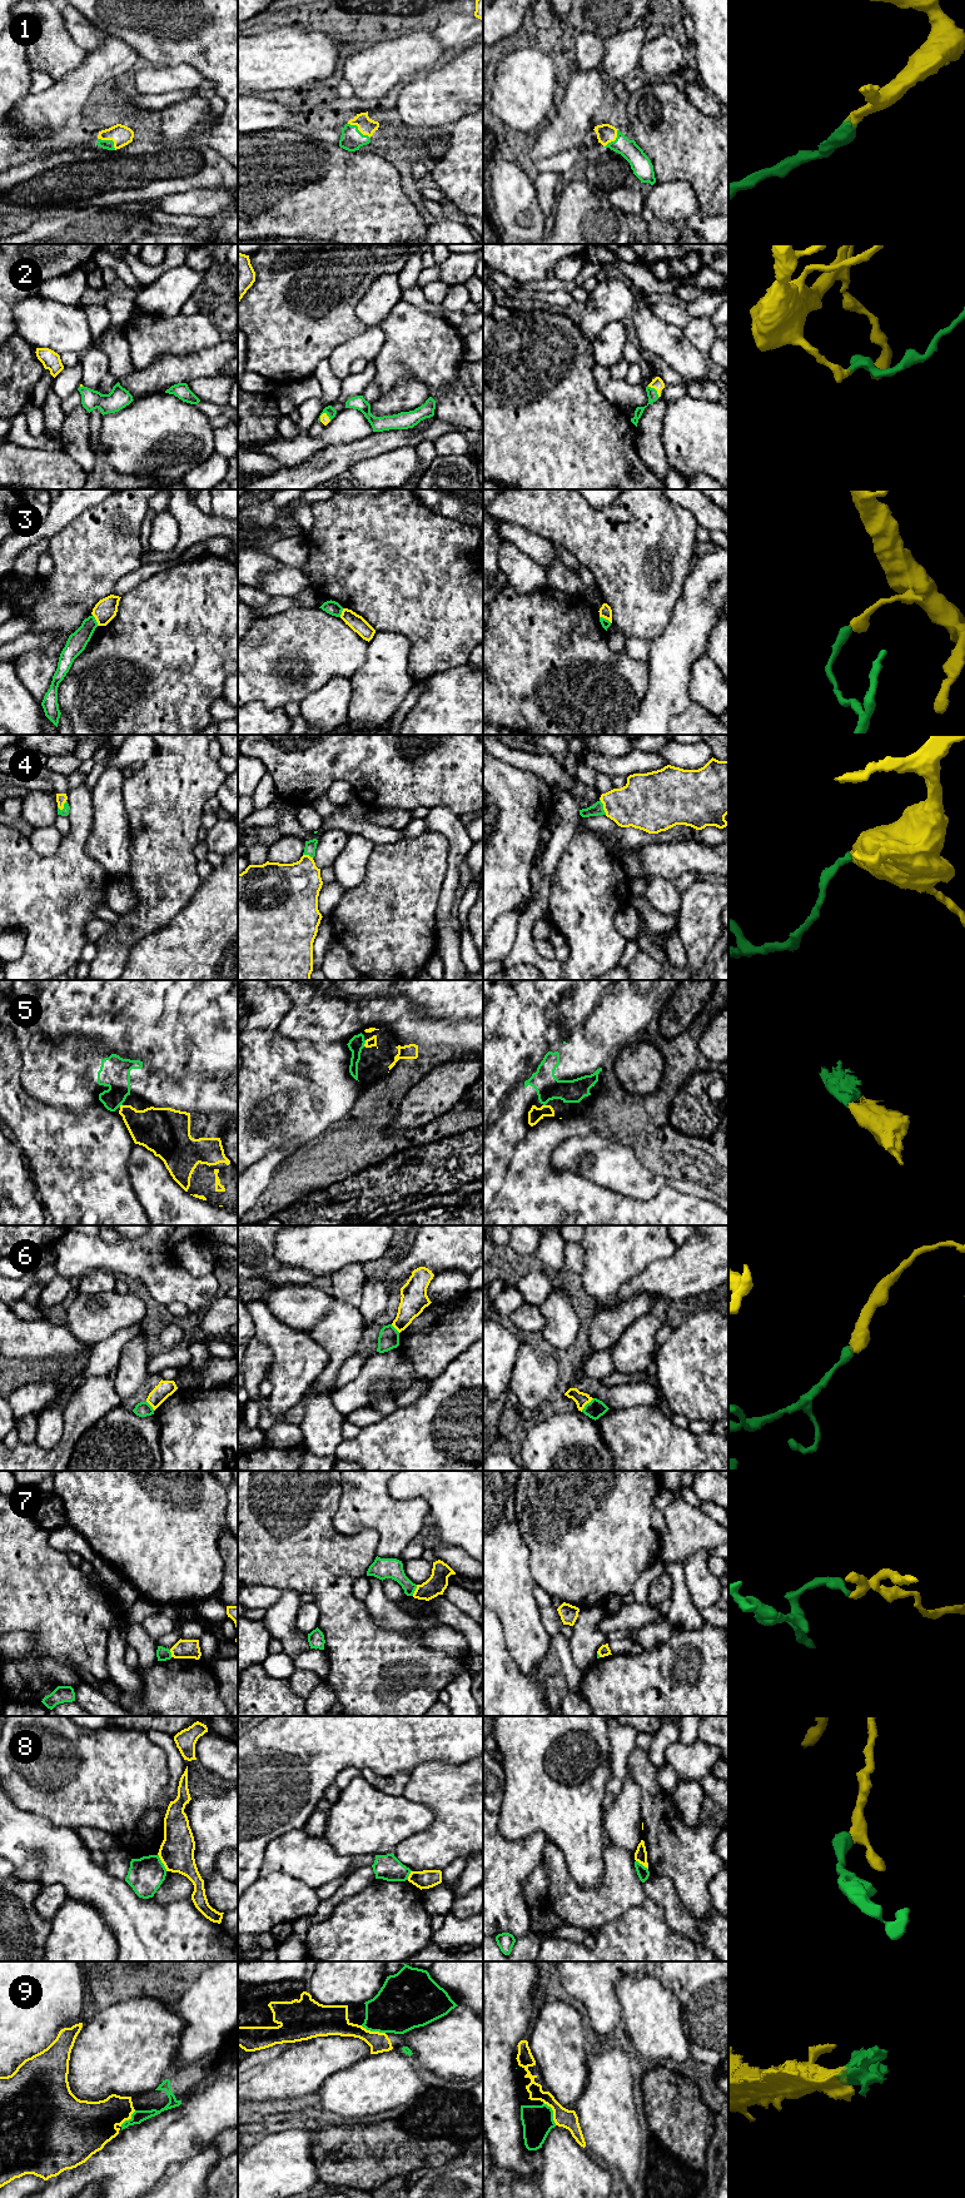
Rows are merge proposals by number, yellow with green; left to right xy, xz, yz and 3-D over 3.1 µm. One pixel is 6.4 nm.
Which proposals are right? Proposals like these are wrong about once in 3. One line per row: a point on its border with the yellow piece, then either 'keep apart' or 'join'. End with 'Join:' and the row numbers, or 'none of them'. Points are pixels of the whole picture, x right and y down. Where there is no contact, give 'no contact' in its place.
1: xz (358, 129) | join
2: yz (655, 388) | join
3: xy (95, 618) | keep apart
4: yz (603, 806) | join
5: xz (366, 1043) | join
6: yz (586, 1403) | keep apart
7: xz (416, 1590) | join
8: xy (162, 1861) | keep apart
9: yz (553, 2113) | join
Join: 1, 2, 4, 5, 7, 9

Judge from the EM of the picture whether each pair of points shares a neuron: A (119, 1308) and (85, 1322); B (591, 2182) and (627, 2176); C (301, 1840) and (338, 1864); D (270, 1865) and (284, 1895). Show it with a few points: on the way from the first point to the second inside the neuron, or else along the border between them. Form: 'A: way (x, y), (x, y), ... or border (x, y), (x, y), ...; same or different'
A: way (110, 1312), (94, 1316); same
B: border (607, 2167), (610, 2171); different
C: way (309, 1849), (324, 1864), (329, 1864); same
D: border (259, 1875), (282, 1871), (301, 1880); different

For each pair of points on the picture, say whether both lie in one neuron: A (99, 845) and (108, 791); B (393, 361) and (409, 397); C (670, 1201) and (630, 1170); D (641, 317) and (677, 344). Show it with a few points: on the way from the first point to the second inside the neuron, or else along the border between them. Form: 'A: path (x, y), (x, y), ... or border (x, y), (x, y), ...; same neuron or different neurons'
A: path (108, 831), (108, 805); same neuron
B: border (428, 387), (417, 378), (401, 378), (382, 394); different neurons
C: border (687, 1193), (663, 1187), (646, 1201), (630, 1198); different neurons
D: path (650, 326), (668, 342); same neuron

